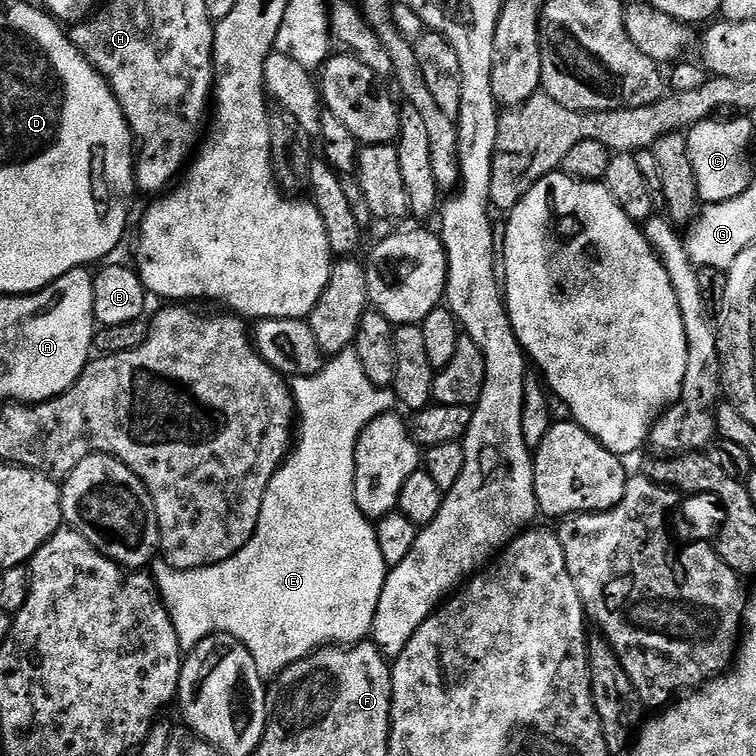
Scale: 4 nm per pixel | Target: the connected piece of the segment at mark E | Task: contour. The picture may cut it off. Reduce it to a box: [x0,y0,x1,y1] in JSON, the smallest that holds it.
[150,347,393,678]

